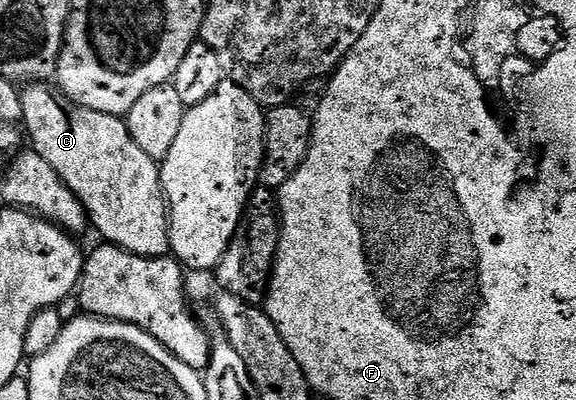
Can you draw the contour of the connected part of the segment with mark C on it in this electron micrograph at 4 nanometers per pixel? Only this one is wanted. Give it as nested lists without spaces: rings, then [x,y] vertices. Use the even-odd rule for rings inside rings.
[[[44,81],[29,83],[20,92],[22,103],[23,130],[30,142],[31,150],[36,151],[42,161],[47,161],[50,169],[62,177],[62,181],[78,197],[86,209],[88,222],[101,235],[104,243],[113,243],[123,251],[142,257],[163,259],[170,251],[168,232],[168,203],[164,199],[164,187],[160,184],[160,163],[146,157],[142,149],[130,137],[127,122],[121,116],[98,113],[72,102],[58,94],[55,86]]]

